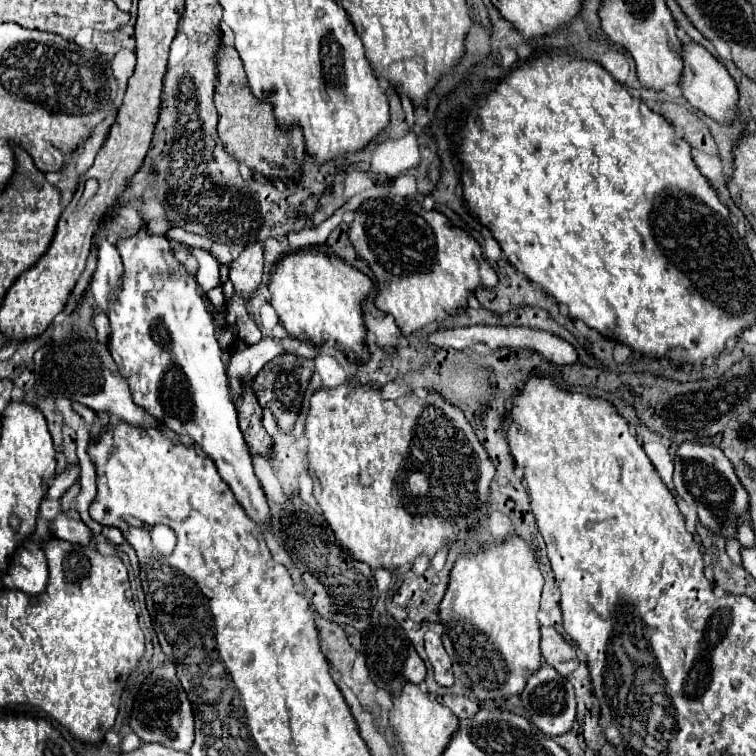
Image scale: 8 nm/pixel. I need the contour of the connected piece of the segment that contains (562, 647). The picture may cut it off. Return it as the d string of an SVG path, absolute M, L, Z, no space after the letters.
M542 626L540 648L544 662L558 670L562 676L570 676L580 666L576 648L570 642L566 642L552 626Z

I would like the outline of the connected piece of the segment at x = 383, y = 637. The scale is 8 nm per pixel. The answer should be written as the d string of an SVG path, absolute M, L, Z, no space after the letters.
M382 614L374 624L370 624L362 632L362 646L364 646L362 654L366 656L366 664L368 664L372 682L378 688L390 692L390 696L400 696L400 692L402 692L402 688L406 684L420 684L420 682L424 682L424 678L426 678L426 664L416 654L416 650L410 644L406 632L400 628L400 624L390 614Z

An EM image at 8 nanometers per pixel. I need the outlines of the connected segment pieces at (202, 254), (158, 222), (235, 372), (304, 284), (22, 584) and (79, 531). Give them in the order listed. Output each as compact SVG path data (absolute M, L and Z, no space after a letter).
M168 240L168 242L170 242L170 248L172 248L172 250L186 248L190 254L194 254L194 258L196 258L198 264L200 264L198 274L196 274L196 282L204 288L204 292L210 292L212 288L218 288L218 286L222 284L222 280L220 280L220 264L216 262L216 258L214 258L208 250L190 248L190 246L186 246L184 242L176 242L176 240Z
M158 218L147 223L147 232L151 235L164 235L172 227L166 218Z
M262 338L258 344L244 346L230 354L226 362L226 374L230 380L230 388L236 396L242 396L246 386L252 384L254 374L258 374L264 364L268 364L272 358L282 354L282 346L272 338Z
M306 248L292 252L278 262L276 274L272 276L268 288L272 292L270 304L278 312L290 336L308 340L316 346L332 342L346 354L350 362L356 364L370 360L370 350L366 344L364 302L372 294L374 282L366 274L346 264L340 256Z
M28 540L18 548L10 570L2 576L2 582L10 590L22 590L28 596L40 596L48 586L48 560L38 542Z
M76 510L60 512L52 524L52 532L60 540L68 540L72 544L92 544L94 534L92 530L80 520Z

